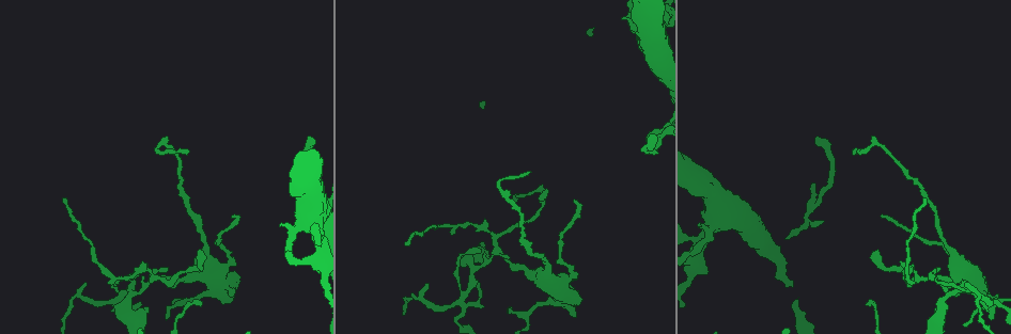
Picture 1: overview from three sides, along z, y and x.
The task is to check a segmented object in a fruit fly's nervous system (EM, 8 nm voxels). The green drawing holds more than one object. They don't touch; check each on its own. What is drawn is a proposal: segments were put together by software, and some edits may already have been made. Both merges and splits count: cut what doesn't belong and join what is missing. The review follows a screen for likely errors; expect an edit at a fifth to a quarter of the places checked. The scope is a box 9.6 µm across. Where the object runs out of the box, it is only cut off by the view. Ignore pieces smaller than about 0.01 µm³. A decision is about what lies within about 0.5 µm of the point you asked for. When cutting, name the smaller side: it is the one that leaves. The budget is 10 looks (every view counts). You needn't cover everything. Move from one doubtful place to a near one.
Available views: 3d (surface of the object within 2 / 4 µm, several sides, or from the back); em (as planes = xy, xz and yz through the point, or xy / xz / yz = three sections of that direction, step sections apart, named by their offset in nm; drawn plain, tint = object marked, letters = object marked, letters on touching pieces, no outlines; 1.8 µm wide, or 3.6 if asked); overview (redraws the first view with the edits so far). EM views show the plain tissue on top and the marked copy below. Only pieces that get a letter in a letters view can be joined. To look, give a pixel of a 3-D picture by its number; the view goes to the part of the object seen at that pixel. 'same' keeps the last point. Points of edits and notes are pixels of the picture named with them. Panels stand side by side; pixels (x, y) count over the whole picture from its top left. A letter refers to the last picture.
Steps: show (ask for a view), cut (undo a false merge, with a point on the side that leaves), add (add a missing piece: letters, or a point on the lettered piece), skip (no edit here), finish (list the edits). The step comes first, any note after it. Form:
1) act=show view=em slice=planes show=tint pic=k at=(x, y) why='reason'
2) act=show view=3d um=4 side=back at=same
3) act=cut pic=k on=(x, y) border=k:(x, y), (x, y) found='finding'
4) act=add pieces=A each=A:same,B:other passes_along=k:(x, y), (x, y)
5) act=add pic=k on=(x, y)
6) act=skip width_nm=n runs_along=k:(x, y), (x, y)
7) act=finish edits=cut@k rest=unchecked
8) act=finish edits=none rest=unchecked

act=show view=3d um=4 pic=1 at=(62, 200) why='end of a long branch'

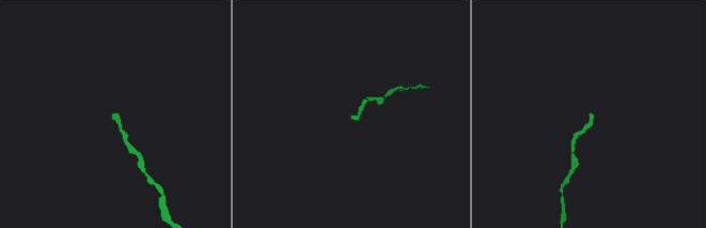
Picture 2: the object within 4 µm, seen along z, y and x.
act=show view=em slice=planes show=letters pic=2 at=(113, 116)

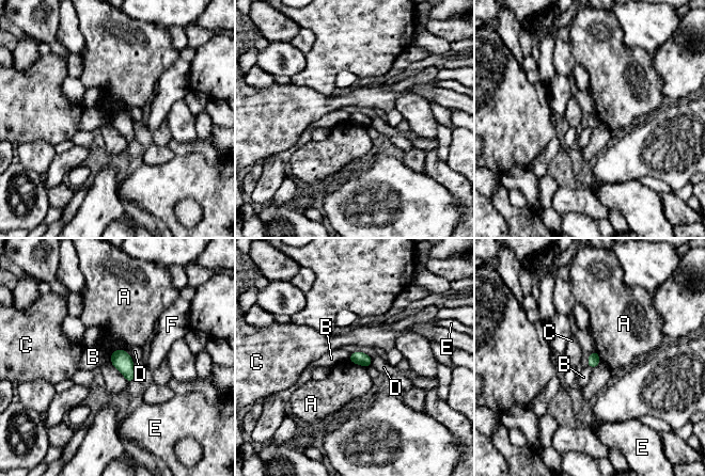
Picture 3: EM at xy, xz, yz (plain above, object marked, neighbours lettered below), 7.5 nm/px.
act=skip each=A:other,B:other,C:other,D:other,E:other,F:other border=3:(349, 360), (365, 367) found='no lettered piece goes on from it'

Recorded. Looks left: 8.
act=show view=3d um=2 pic=1 at=(282, 224) why='free end'

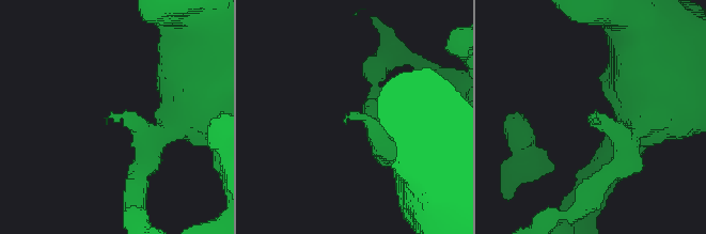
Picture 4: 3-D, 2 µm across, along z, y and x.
act=show view=em slice=xy step=8 show=tint pic=4 at=(593, 113) why='need the tissue'

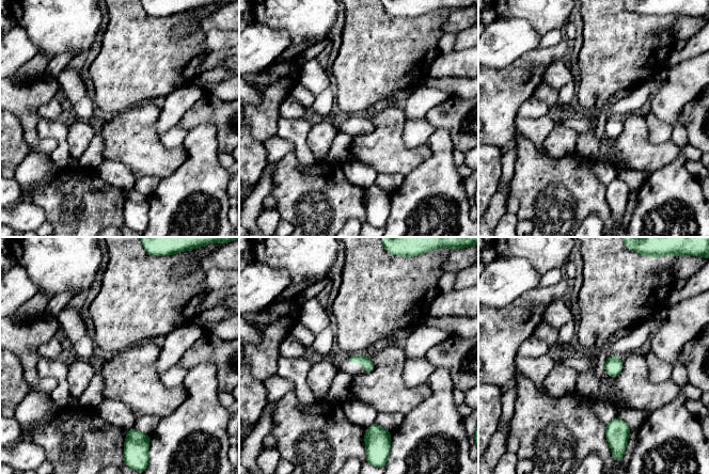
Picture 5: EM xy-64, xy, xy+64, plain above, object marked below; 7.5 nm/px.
act=show view=em slice=planes show=letters at=same

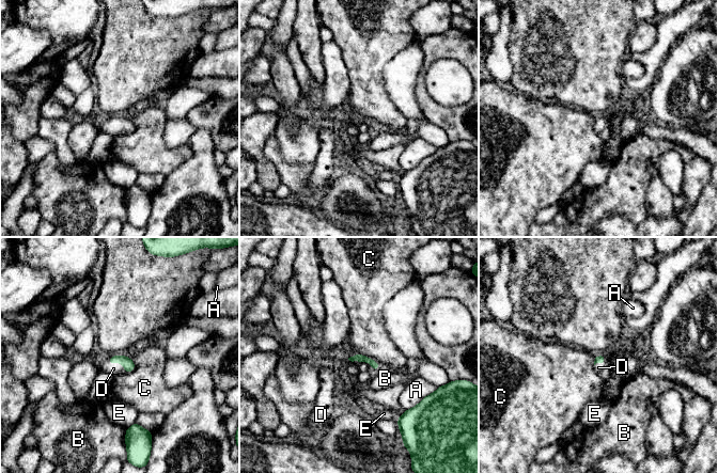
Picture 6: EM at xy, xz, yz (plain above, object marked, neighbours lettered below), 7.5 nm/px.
act=add pieces=D longest_contact=D:170nm each=A:other,B:other,C:other,D:same,E:other passes_along=6:(128, 364), (118, 362), (113, 368) found='the neuron continues'

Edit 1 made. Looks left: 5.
act=show view=overview why='see it whole again'

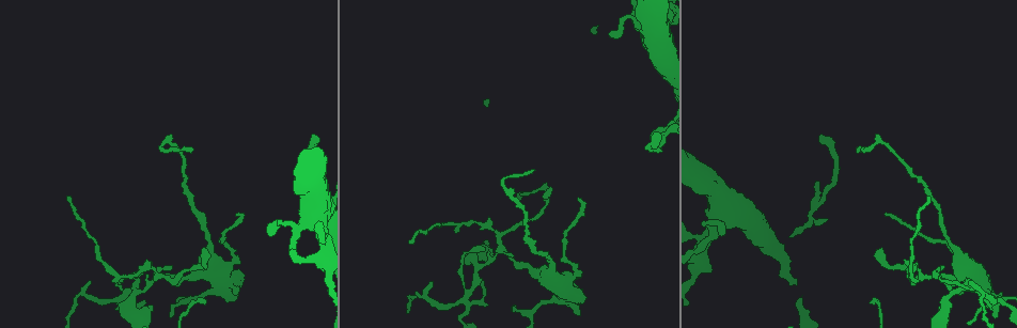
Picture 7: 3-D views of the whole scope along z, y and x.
act=show view=em slice=planes show=letters pic=7 at=(825, 220) why='tapers out'

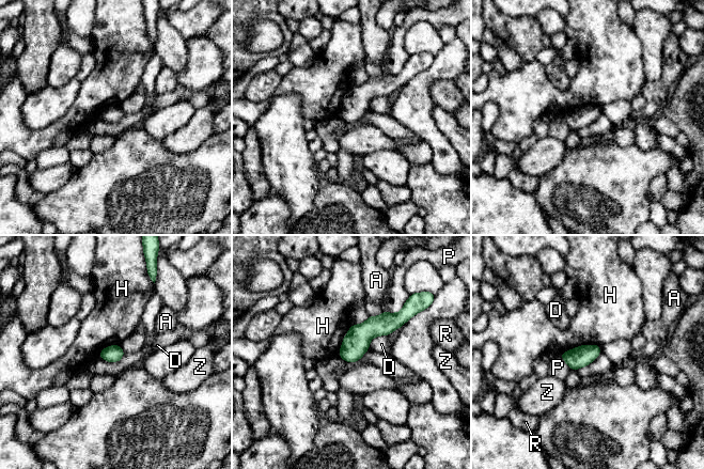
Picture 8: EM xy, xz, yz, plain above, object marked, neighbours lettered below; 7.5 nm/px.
act=skip each=A:other,D:other,H:other,P:other,R:other,Z:other border=8:(598, 344), (581, 344), (560, 356) found='none of them fits'

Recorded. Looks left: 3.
act=show view=3d um=2 pic=7 at=(501, 249) why='sharp bend'

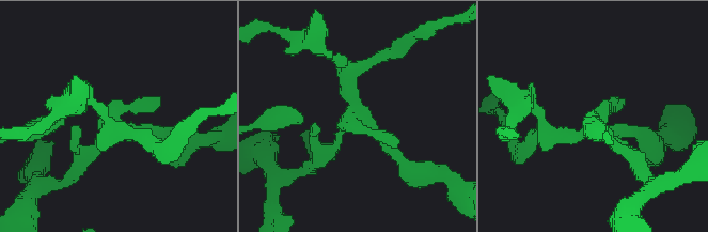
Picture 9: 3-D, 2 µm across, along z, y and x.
act=show view=em um=3.6 slice=planes show=letters pic=9 at=(354, 122) why='now the EM'

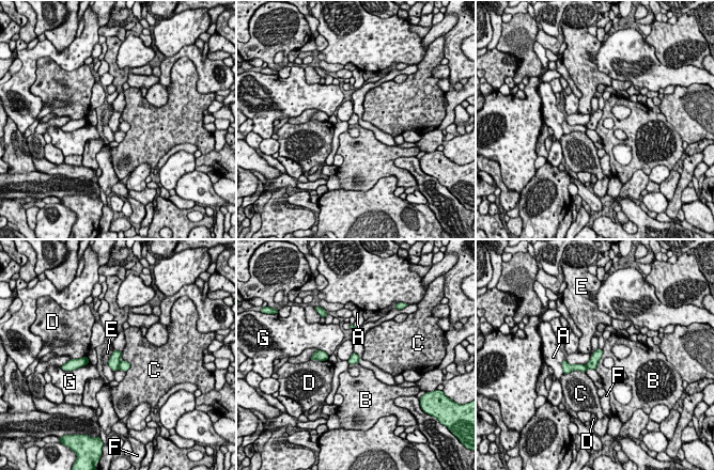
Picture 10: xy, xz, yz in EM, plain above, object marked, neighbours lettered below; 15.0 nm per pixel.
act=cut pic=10 on=(113, 362) width_nm=130 each=A:other,B:other,C:other,D:other,E:other,F:other,G:other border=10:(121, 361), (118, 365) found='a second neuron is stuck on'

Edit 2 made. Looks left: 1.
act=finish edits=add@6,cut@10 rest=unchecked

